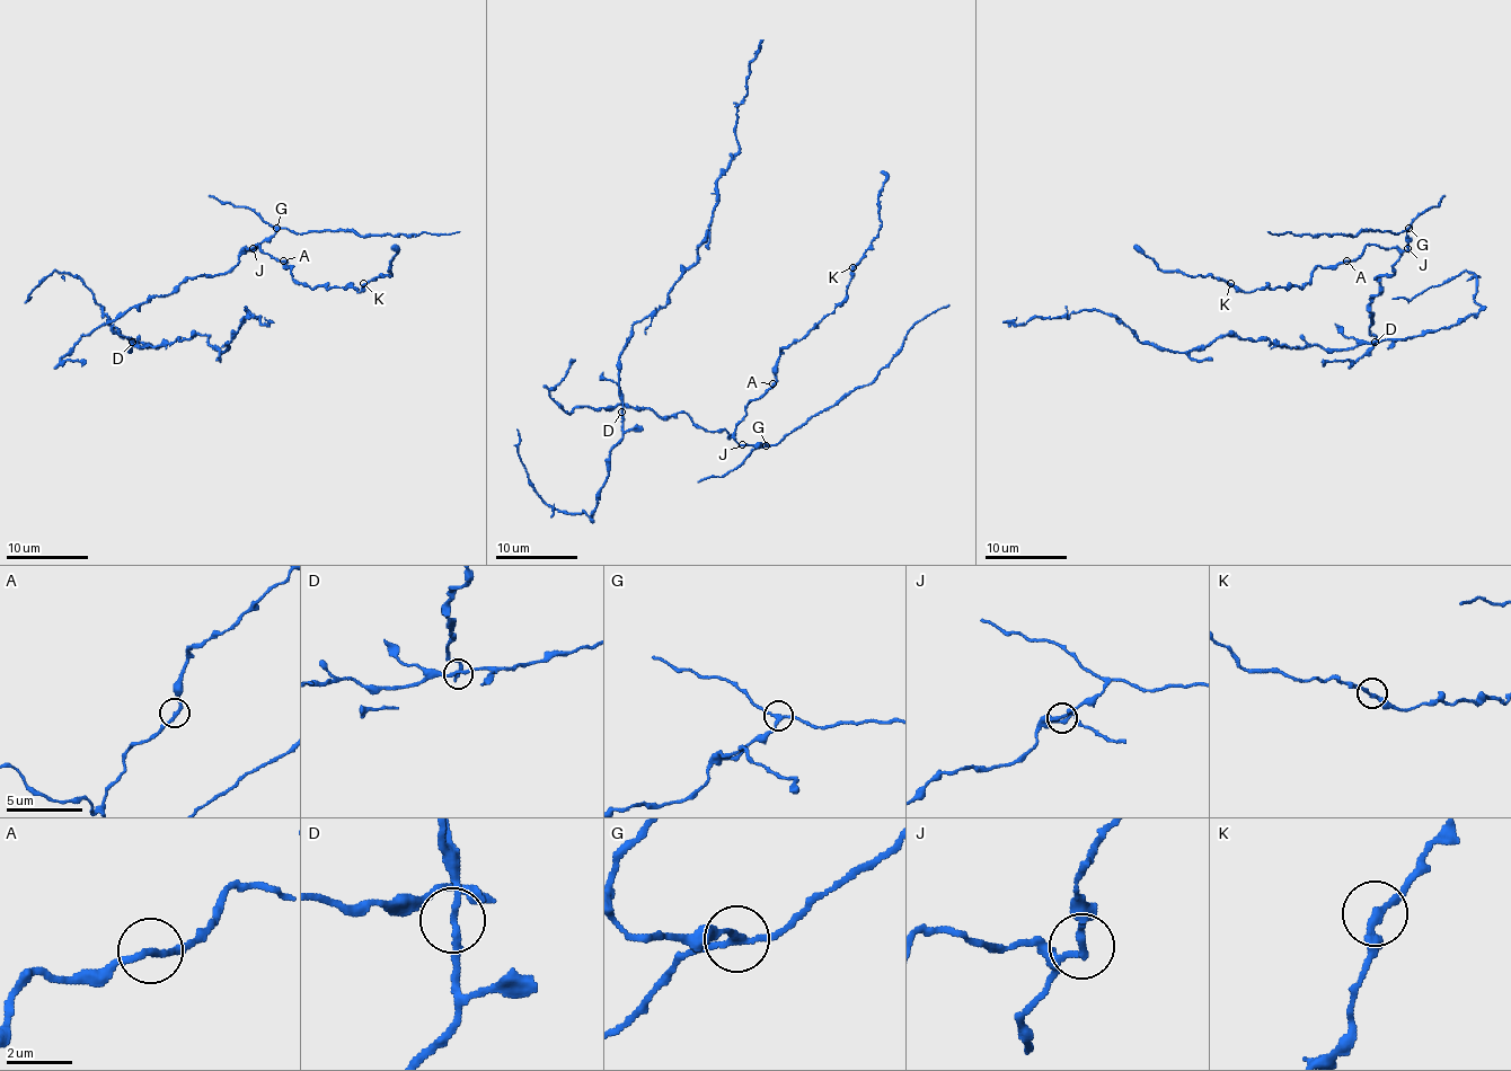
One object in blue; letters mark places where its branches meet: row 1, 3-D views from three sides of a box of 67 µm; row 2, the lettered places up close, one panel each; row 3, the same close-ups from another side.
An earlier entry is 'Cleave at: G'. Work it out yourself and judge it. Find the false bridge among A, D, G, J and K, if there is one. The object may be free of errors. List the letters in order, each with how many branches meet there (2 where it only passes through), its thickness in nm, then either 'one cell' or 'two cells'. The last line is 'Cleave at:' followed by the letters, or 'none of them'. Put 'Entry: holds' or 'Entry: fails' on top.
Entry: holds
A: branches 2; calibre 200 nm; one cell
D: branches 2; calibre 190 nm; one cell
G: branches 3; calibre 180 nm; two cells
J: branches 2; calibre 200 nm; one cell
K: branches 2; calibre 220 nm; one cell
Cleave at: G

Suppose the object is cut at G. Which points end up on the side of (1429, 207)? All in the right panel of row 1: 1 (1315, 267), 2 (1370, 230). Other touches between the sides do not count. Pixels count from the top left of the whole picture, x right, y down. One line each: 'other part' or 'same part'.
1: other part
2: same part

